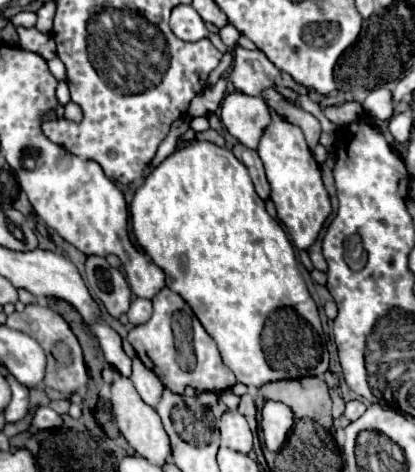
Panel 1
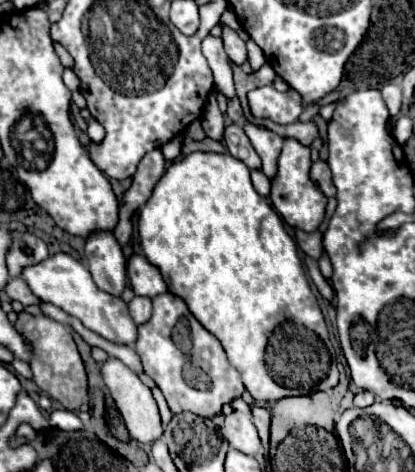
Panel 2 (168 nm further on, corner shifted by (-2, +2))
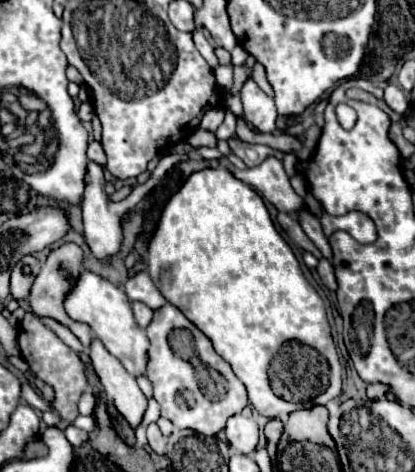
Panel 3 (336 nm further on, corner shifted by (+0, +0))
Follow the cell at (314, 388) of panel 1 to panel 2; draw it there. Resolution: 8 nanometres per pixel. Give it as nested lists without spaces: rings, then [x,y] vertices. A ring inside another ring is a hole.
[[[314,392],[308,396],[288,396],[272,404],[272,424],[270,424],[270,450],[288,436],[288,432],[298,424],[310,424],[326,430],[334,430],[334,410],[330,396],[326,392]]]

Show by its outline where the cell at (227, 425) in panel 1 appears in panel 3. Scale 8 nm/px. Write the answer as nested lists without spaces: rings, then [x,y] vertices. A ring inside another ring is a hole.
[[[236,414],[226,424],[226,438],[230,446],[242,454],[252,454],[258,446],[258,424],[252,418]]]

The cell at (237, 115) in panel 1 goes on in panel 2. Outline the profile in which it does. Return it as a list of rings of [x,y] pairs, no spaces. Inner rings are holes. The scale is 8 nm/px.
[[[248,120],[242,122],[244,134],[248,136],[248,140],[252,142],[254,150],[260,154],[262,158],[262,170],[268,178],[272,178],[276,174],[276,158],[280,154],[282,148],[282,138],[276,136],[276,132],[264,128],[264,126],[256,126]]]

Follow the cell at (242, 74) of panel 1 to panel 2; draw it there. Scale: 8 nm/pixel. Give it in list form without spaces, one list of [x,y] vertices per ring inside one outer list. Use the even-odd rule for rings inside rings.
[[[224,28],[222,32],[222,40],[224,40],[224,48],[228,58],[234,64],[244,64],[248,60],[248,52],[246,52],[246,42],[242,42],[242,38],[238,38],[238,34],[230,28]]]

